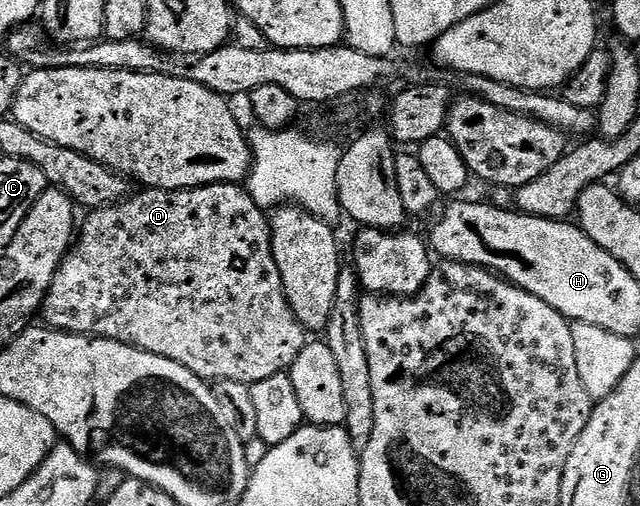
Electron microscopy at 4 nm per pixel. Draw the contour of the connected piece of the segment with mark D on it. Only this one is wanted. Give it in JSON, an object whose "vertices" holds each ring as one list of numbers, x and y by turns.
{"vertices":[[220,182,214,186,200,186,194,190,150,190,148,188,140,191,142,194,136,192,130,193,128,196,121,199,121,201,105,206,101,210,90,210,84,215,83,221,79,226,79,237,74,241,73,245,69,247,69,252,65,259,61,261,61,266,55,272,55,276,51,280,51,288,47,292,47,296,43,300,41,309,39,311,44,325,48,326,50,330,65,330,68,334,88,334,91,338,106,338,107,340,115,340,122,342,128,346,139,348,143,352,151,352,155,356,167,356,167,360,175,360,175,364,183,364,183,368,187,368,191,372,195,372,195,376,204,378,206,382,212,384,214,382,222,382,223,380,235,380,239,384,251,387,259,380,267,380,267,376,275,376,276,374,286,373,295,364,295,356,299,356,299,352,303,352,307,341,307,331,303,324,299,324,299,320,295,316,295,312,291,312,291,304,287,304,287,296,283,292,283,280,279,276,279,268,275,264,275,256,271,248,271,232,269,231,269,218,266,211,259,208,259,204,255,204,255,200,249,195,248,189,244,185,234,184,232,182]]}

